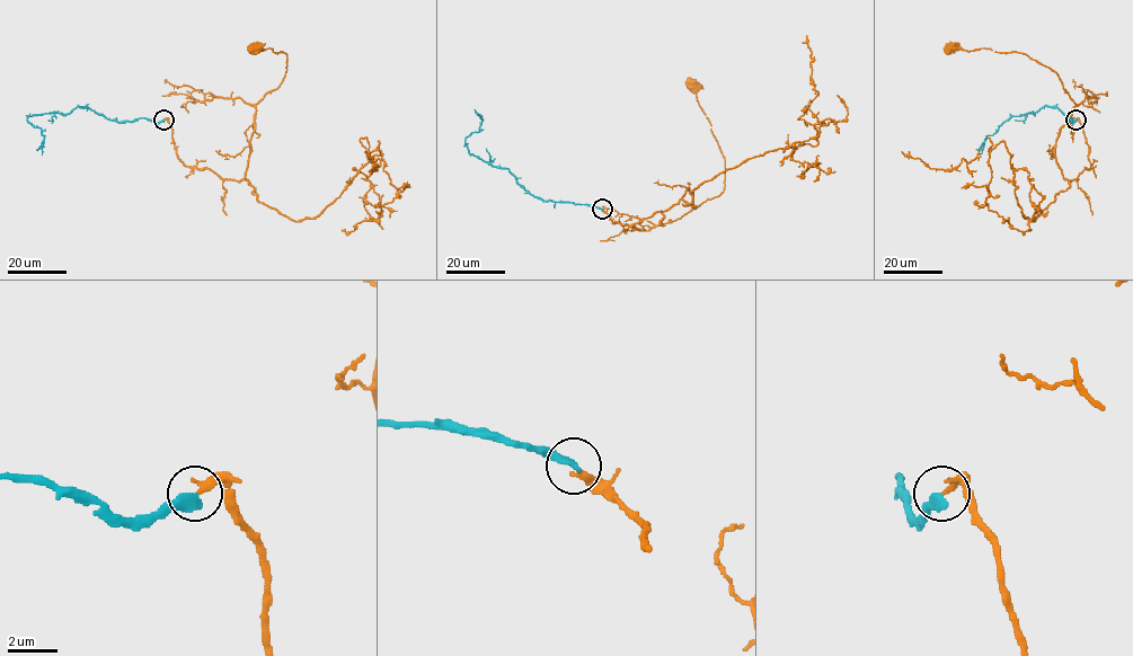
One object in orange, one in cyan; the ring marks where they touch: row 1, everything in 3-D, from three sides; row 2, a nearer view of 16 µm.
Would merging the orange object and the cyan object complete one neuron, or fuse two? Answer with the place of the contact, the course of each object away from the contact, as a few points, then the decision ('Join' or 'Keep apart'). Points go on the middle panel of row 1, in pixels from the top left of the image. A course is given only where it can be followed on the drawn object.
Place: (602, 209). Course of orange: (601, 210), (613, 222), (637, 223), (666, 211), (688, 188), (692, 209), (724, 191), (725, 159), (693, 85). Course of cyan: (601, 210), (543, 201), (527, 191), (507, 169), (493, 167), (470, 154), (466, 139), (479, 131), (480, 114). Join

